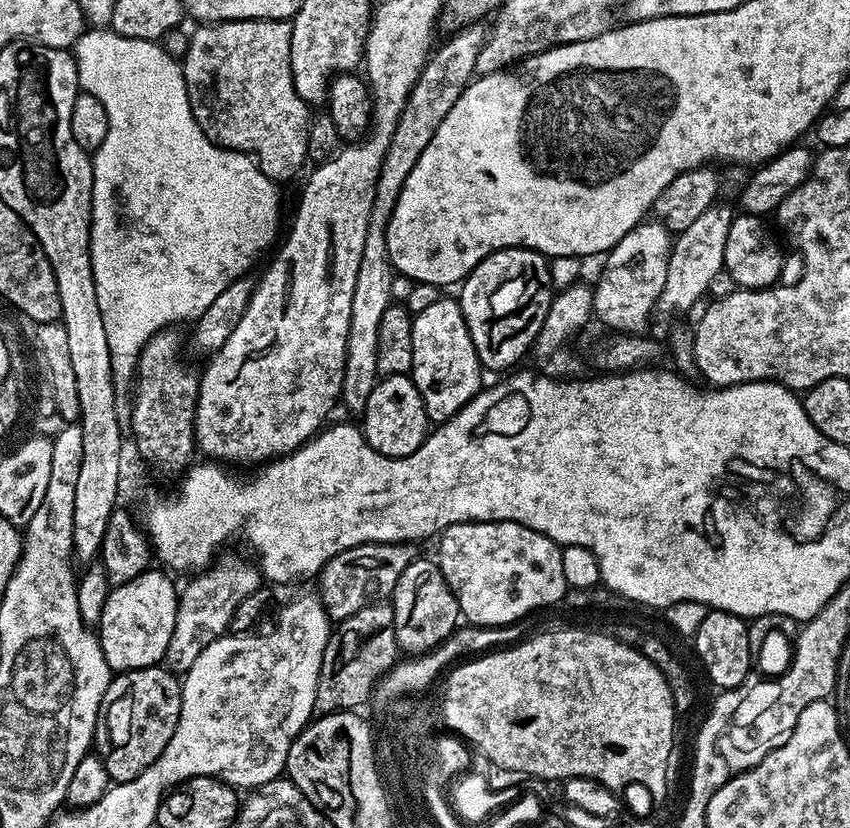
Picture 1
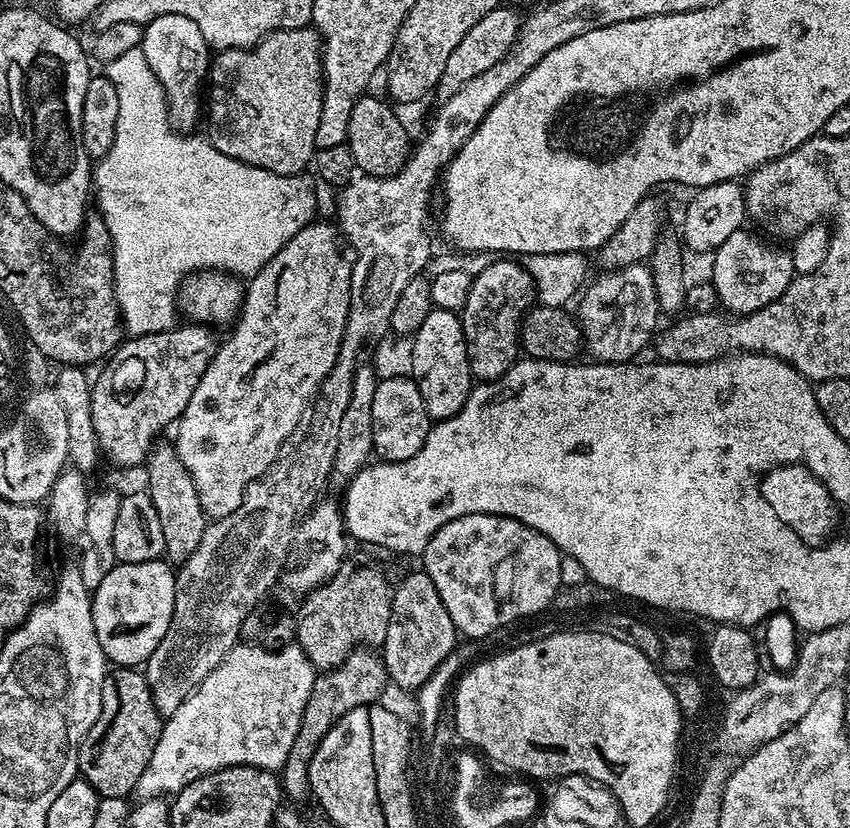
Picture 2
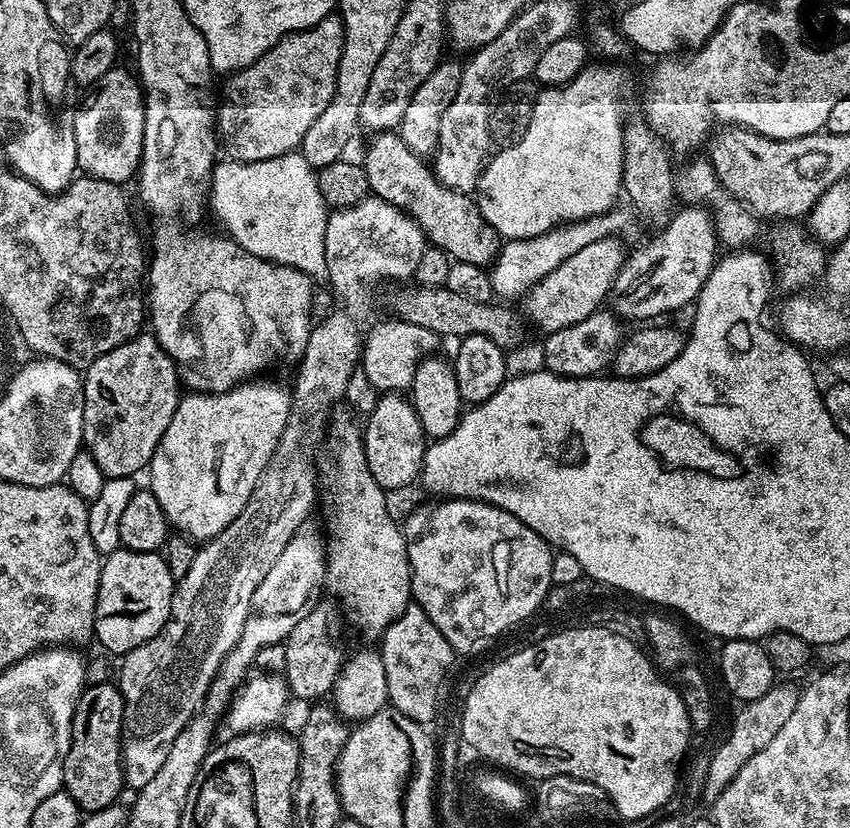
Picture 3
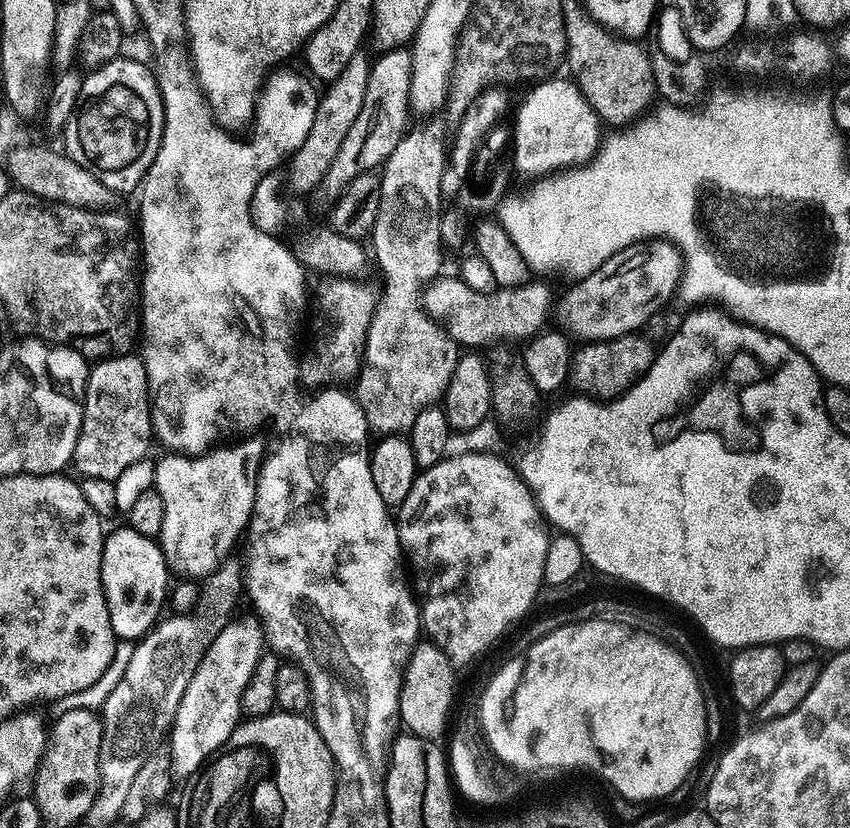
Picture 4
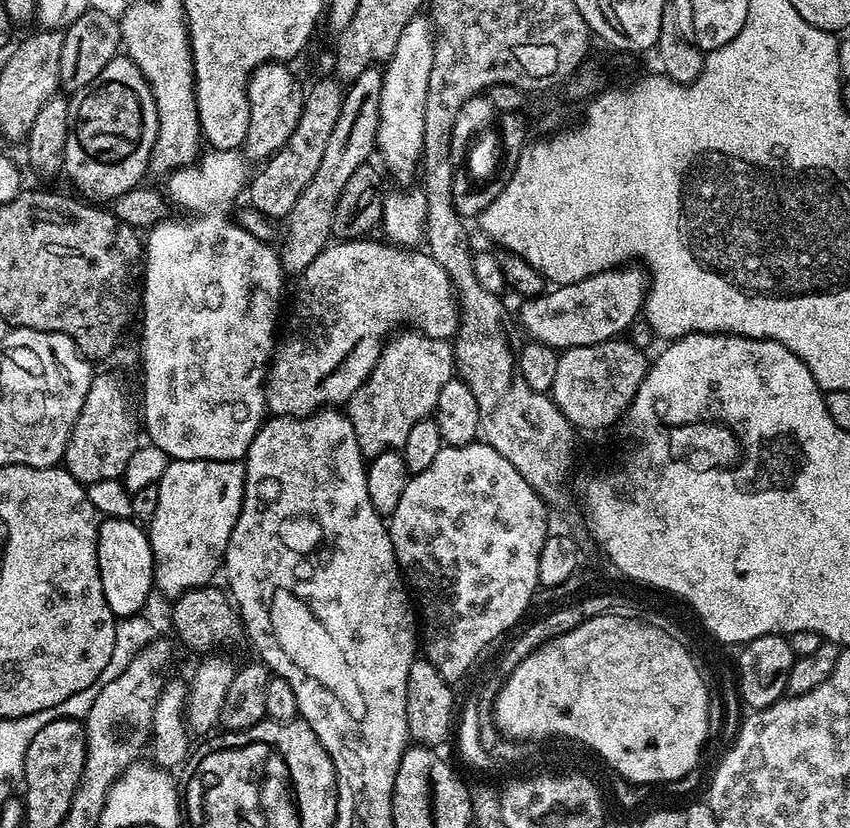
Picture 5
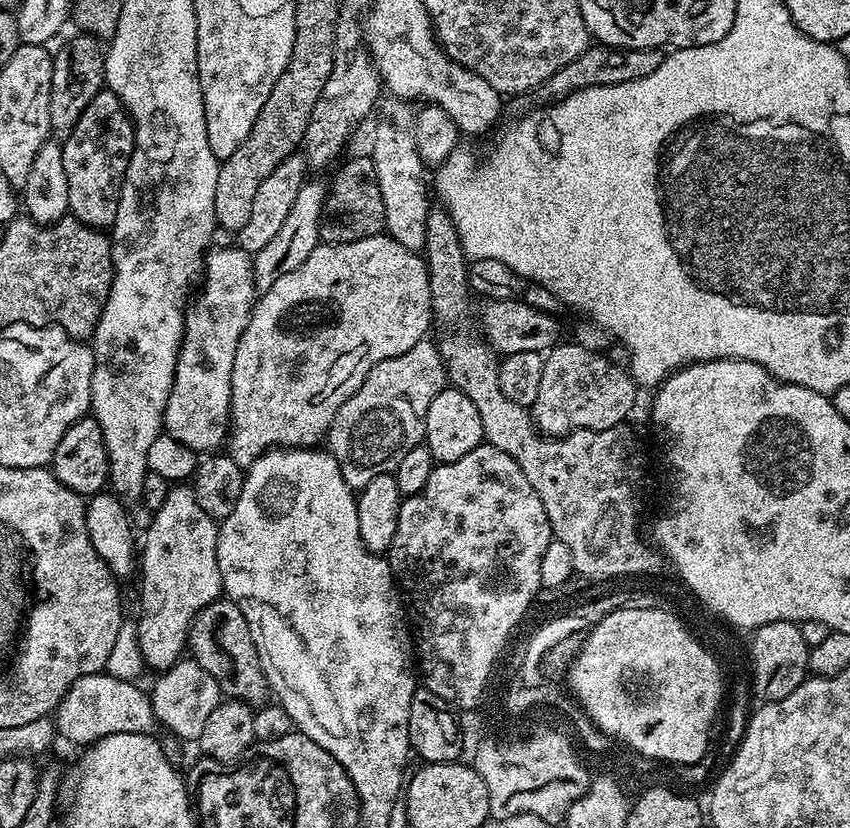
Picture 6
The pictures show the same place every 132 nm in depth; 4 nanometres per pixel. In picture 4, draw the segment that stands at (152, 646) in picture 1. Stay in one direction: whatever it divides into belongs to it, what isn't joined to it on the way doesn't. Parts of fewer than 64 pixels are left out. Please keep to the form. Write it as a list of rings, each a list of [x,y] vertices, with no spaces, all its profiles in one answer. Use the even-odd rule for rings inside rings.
[[[127,526],[111,529],[104,537],[104,597],[112,614],[112,629],[121,641],[136,642],[152,631],[154,625],[161,619],[160,607],[166,604],[165,597],[169,595],[170,569],[164,560],[164,553],[153,537],[138,534],[138,530]]]

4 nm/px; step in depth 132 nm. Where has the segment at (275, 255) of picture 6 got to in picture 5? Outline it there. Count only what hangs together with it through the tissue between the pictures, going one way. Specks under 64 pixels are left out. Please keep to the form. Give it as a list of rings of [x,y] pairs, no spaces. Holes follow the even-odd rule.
[[[373,66],[358,74],[358,78],[347,85],[342,110],[338,114],[338,122],[334,122],[334,130],[322,154],[322,163],[318,165],[314,178],[310,178],[306,190],[298,194],[294,210],[290,210],[286,217],[288,229],[284,232],[284,241],[278,244],[278,255],[280,269],[289,277],[299,277],[300,273],[306,270],[306,266],[310,266],[310,262],[318,258],[320,251],[328,247],[333,239],[334,210],[342,194],[342,186],[346,186],[350,174],[354,174],[358,166],[367,164],[373,159],[376,152],[383,82],[381,69]]]

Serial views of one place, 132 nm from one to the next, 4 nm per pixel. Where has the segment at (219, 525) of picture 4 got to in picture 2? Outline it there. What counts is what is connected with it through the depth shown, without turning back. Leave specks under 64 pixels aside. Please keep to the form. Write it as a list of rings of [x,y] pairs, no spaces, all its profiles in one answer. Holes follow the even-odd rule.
[[[313,222],[302,230],[298,230],[298,234],[294,234],[294,238],[290,238],[290,242],[286,242],[286,246],[282,246],[282,250],[278,250],[278,254],[274,254],[274,258],[270,258],[270,262],[266,262],[266,266],[262,266],[260,273],[247,281],[244,307],[241,308],[239,317],[231,329],[233,332],[229,334],[225,344],[223,341],[217,347],[210,366],[206,366],[206,374],[202,374],[198,386],[194,386],[194,394],[190,394],[190,402],[186,402],[186,410],[180,415],[174,428],[176,453],[178,458],[182,460],[182,466],[186,466],[186,470],[190,470],[190,474],[194,478],[194,486],[198,490],[198,498],[205,516],[209,518],[229,516],[234,514],[234,510],[238,510],[238,506],[242,506],[244,491],[250,486],[250,482],[258,479],[267,468],[271,468],[280,459],[282,455],[280,447],[288,439],[289,443],[297,435],[312,401],[316,399],[316,393],[319,392],[322,382],[326,378],[326,374],[330,374],[344,341],[344,331],[348,325],[348,311],[352,305],[353,261],[347,260],[343,251],[345,252],[345,249],[342,247],[342,240],[338,235],[335,223],[319,224],[319,222]]]

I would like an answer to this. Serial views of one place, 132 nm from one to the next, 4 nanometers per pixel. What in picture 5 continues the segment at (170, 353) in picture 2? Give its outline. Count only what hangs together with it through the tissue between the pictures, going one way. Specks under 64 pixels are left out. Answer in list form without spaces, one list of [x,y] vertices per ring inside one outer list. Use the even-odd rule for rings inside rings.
[[[97,371],[90,382],[90,390],[86,390],[86,402],[82,402],[82,410],[74,422],[74,430],[64,451],[63,467],[85,486],[120,480],[126,470],[126,462],[130,462],[130,454],[134,454],[138,447],[136,428],[138,432],[137,421],[135,424],[128,413],[128,400],[124,397],[119,378],[112,372]]]

